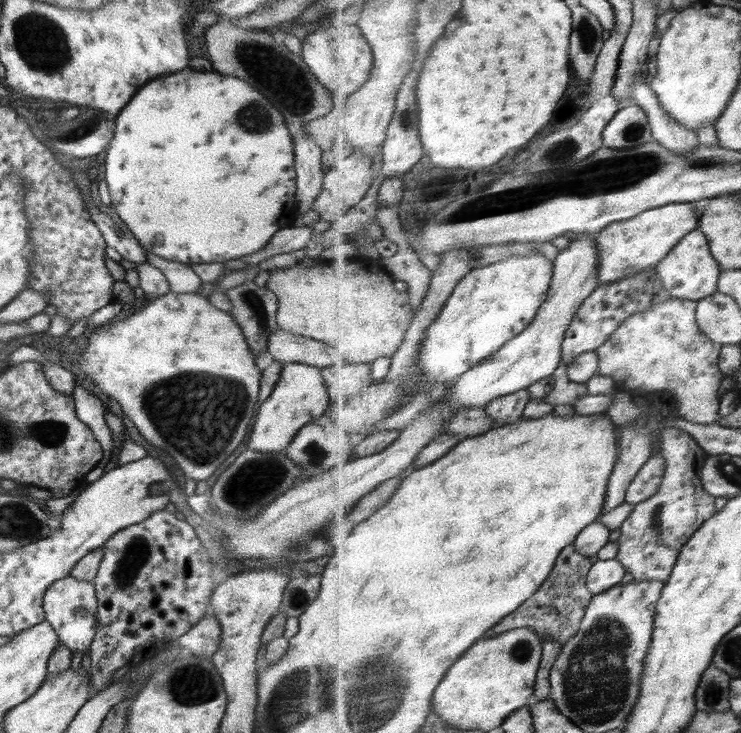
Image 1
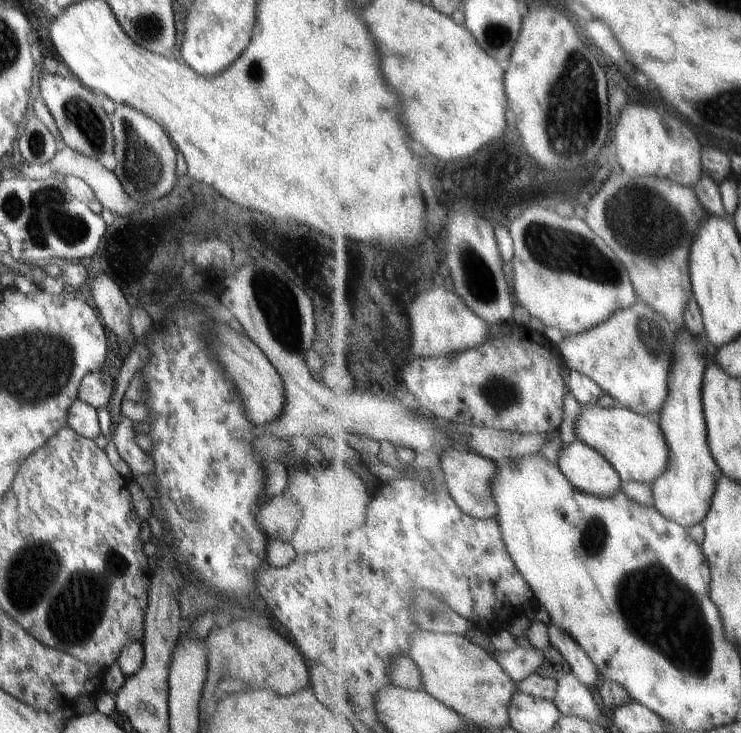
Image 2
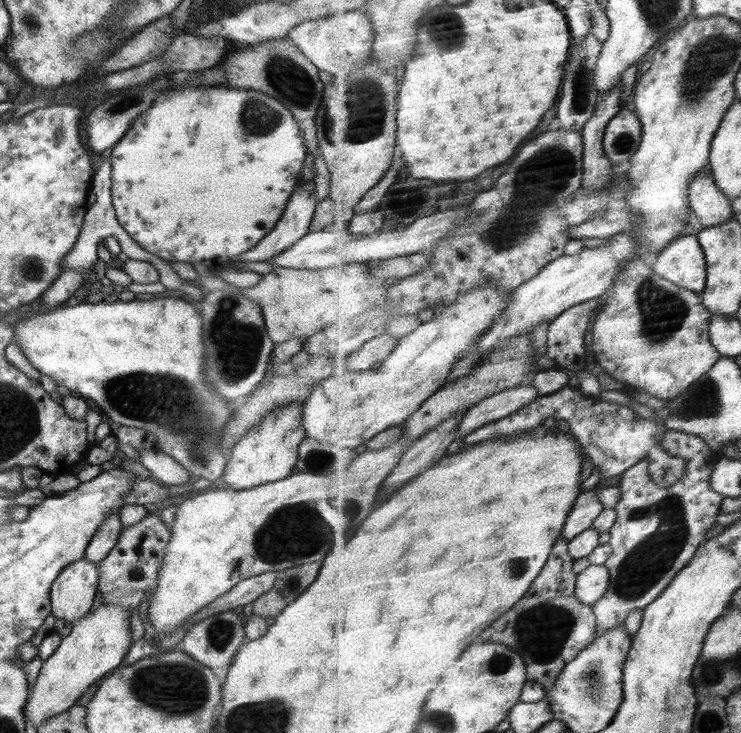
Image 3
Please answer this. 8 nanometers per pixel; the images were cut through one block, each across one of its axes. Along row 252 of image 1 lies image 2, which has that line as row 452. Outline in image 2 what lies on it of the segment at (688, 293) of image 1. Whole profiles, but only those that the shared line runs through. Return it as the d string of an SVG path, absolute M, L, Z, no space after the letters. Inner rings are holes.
M687 326L681 333L679 332L678 355L675 358L674 372L671 374L671 394L660 414L660 422L671 448L671 462L667 471L655 480L650 488L650 498L655 500L654 506L658 507L664 516L679 522L687 529L702 523L707 518L719 490L719 480L725 475L712 452L709 441L709 426L703 393L707 374L706 366L708 366L706 347L709 344L705 343L707 339L703 338L704 336L692 332Z

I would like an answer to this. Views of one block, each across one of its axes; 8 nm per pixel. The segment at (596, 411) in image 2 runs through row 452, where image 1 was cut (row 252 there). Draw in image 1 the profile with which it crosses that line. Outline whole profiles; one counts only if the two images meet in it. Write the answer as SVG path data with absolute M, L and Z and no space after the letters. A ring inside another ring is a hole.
M672 203L653 208L628 221L618 221L598 233L601 285L618 282L658 266L691 232L700 228L702 214L694 203Z

